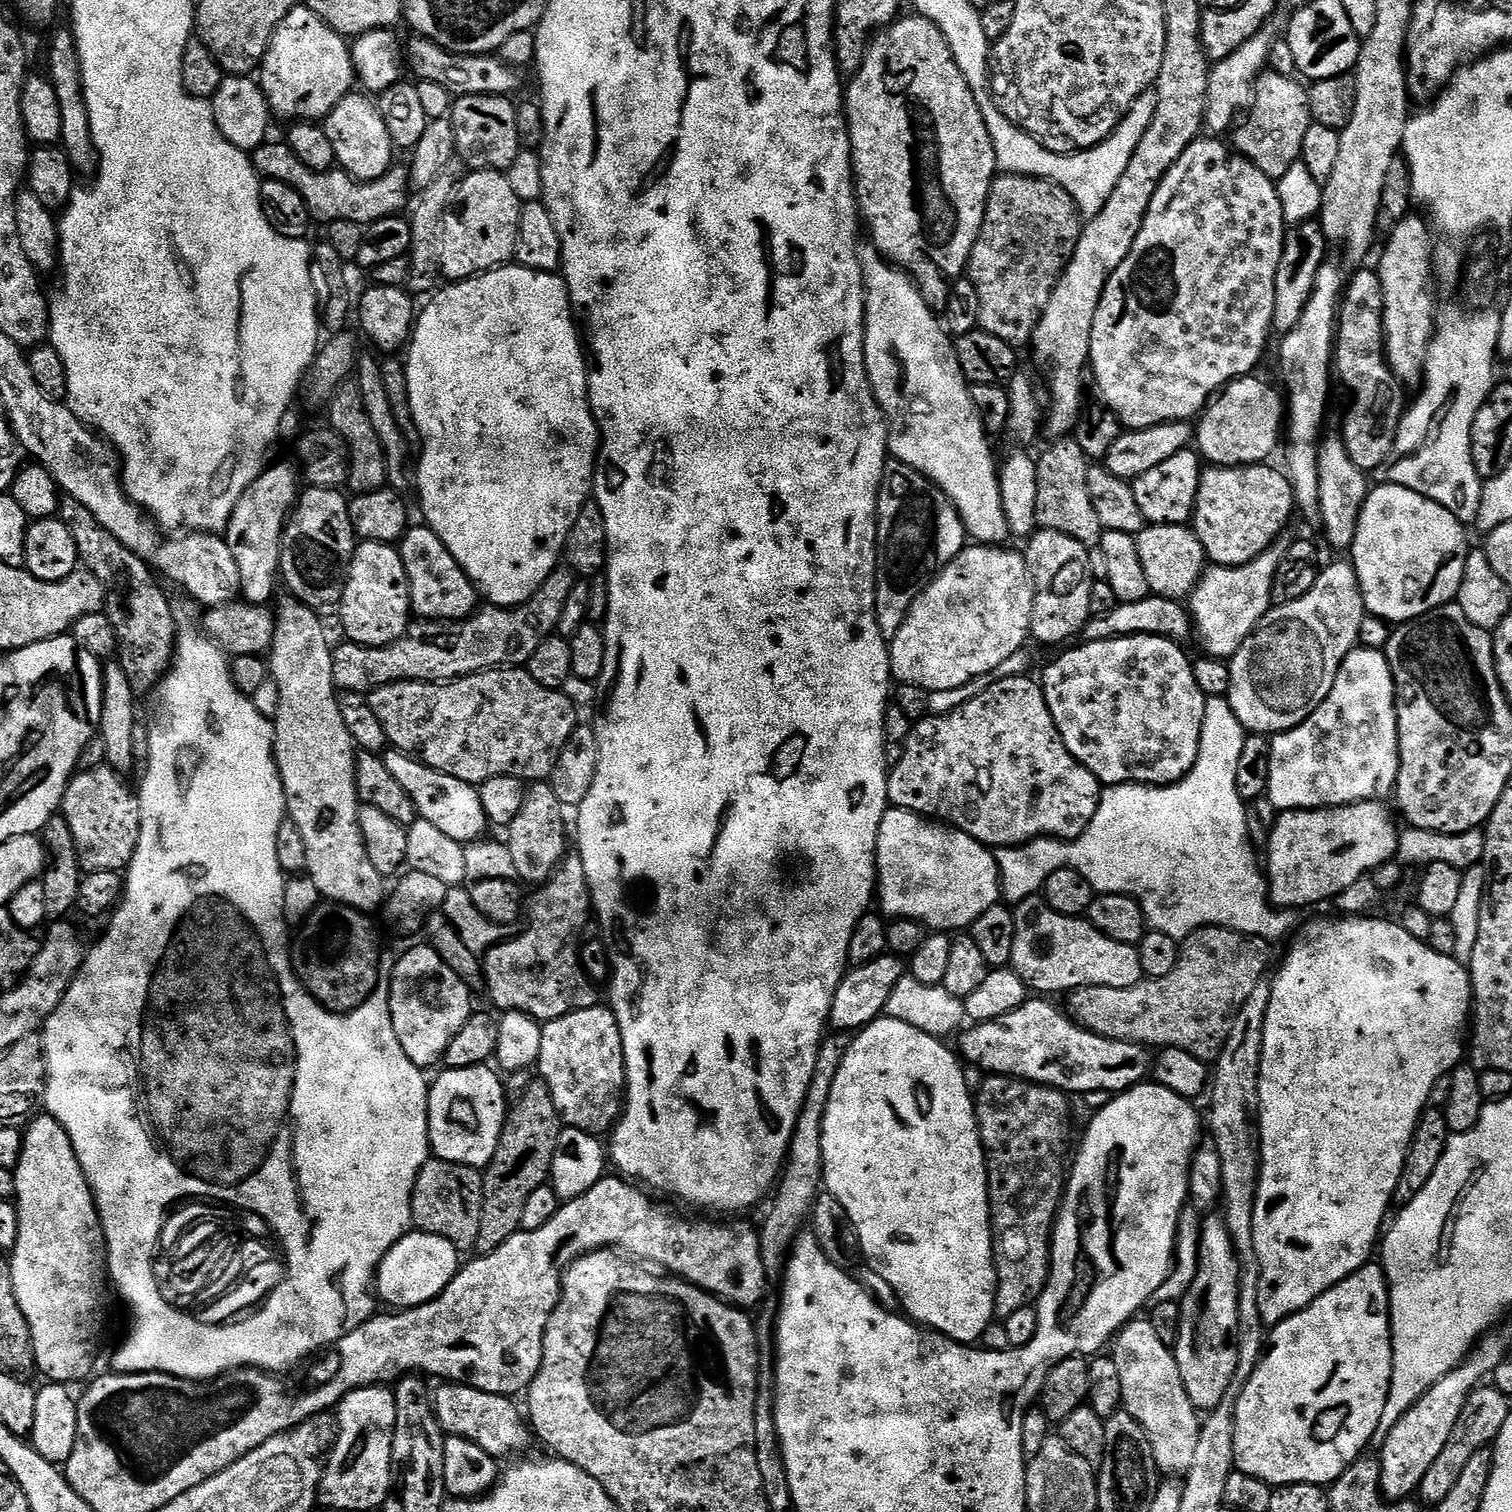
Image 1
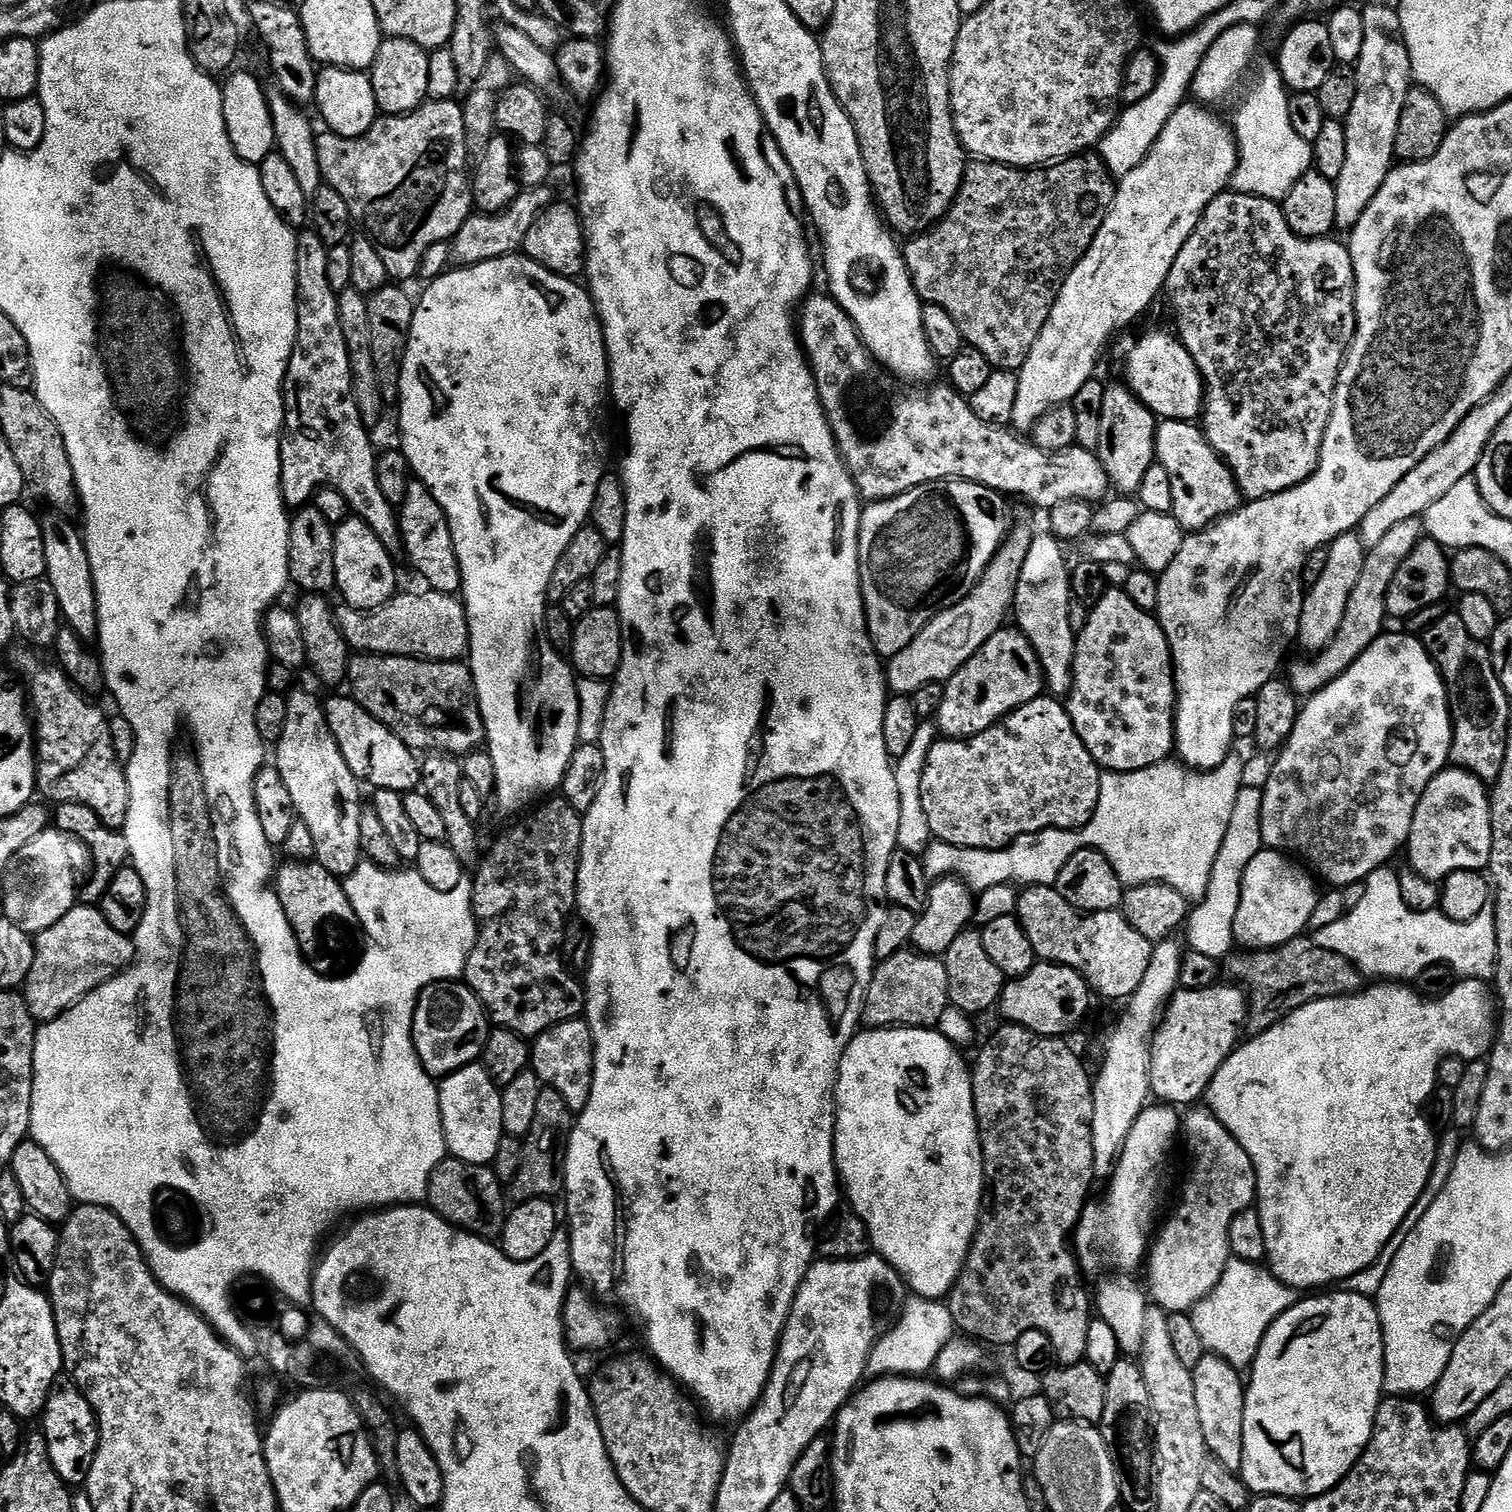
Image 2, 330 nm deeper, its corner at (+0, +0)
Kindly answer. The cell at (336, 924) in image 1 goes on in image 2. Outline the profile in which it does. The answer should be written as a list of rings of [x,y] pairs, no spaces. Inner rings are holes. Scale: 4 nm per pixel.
[[[284,862],[275,873],[274,891],[294,930],[300,953],[313,970],[321,974],[335,973],[332,971],[339,964],[357,955],[362,925],[343,883],[330,870],[315,862]]]

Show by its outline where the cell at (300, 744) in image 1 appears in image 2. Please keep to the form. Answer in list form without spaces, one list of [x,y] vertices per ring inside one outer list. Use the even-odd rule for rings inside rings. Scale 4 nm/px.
[[[299,690],[289,692],[287,697],[286,730],[282,730],[282,738],[274,746],[274,767],[278,770],[282,782],[286,782],[286,787],[290,789],[290,798],[294,802],[299,823],[310,826],[316,851],[315,863],[330,870],[330,874],[338,878],[347,878],[362,863],[360,821],[366,809],[363,803],[360,804],[362,785],[350,770],[350,766],[346,766],[346,758],[342,758],[342,750],[338,750],[338,742],[334,742],[334,734],[330,734],[321,697]]]

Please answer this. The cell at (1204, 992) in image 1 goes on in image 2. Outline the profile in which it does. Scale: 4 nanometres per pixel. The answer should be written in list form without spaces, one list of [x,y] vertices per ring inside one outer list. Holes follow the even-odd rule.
[[[1301,934],[1277,948],[1240,950],[1227,957],[1231,979],[1244,989],[1248,998],[1246,1032],[1249,1037],[1261,1036],[1285,1016],[1310,1002],[1350,996],[1365,987],[1365,973],[1342,958],[1342,954],[1334,954],[1334,950],[1326,950],[1318,946],[1314,938],[1307,940],[1306,937]]]

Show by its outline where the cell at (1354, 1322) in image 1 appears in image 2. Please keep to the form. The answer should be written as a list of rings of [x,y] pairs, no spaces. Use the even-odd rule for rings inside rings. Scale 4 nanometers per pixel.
[[[1328,1290],[1323,1294],[1312,1294],[1309,1300],[1297,1299],[1293,1308],[1286,1310],[1266,1330],[1260,1349],[1253,1360],[1250,1375],[1244,1389],[1244,1429],[1242,1430],[1242,1466],[1239,1475],[1248,1487],[1249,1493],[1278,1494],[1293,1498],[1311,1498],[1328,1492],[1344,1478],[1347,1472],[1360,1460],[1364,1447],[1370,1442],[1374,1430],[1374,1418],[1385,1395],[1384,1387],[1384,1331],[1380,1325],[1380,1312],[1369,1297],[1343,1290]]]

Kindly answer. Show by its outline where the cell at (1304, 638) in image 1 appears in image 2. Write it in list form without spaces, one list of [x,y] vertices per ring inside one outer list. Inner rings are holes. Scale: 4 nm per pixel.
[[[1417,518],[1398,522],[1378,542],[1378,546],[1367,549],[1364,557],[1364,569],[1358,578],[1358,586],[1354,586],[1354,594],[1350,594],[1350,602],[1346,606],[1346,618],[1338,630],[1336,637],[1330,641],[1322,652],[1315,653],[1308,660],[1300,660],[1286,673],[1286,679],[1292,685],[1296,695],[1307,698],[1321,692],[1331,680],[1336,680],[1366,651],[1385,631],[1384,620],[1388,616],[1386,598],[1390,582],[1394,582],[1394,574],[1398,574],[1398,566],[1410,558],[1410,550],[1425,539],[1426,531],[1423,519]]]

